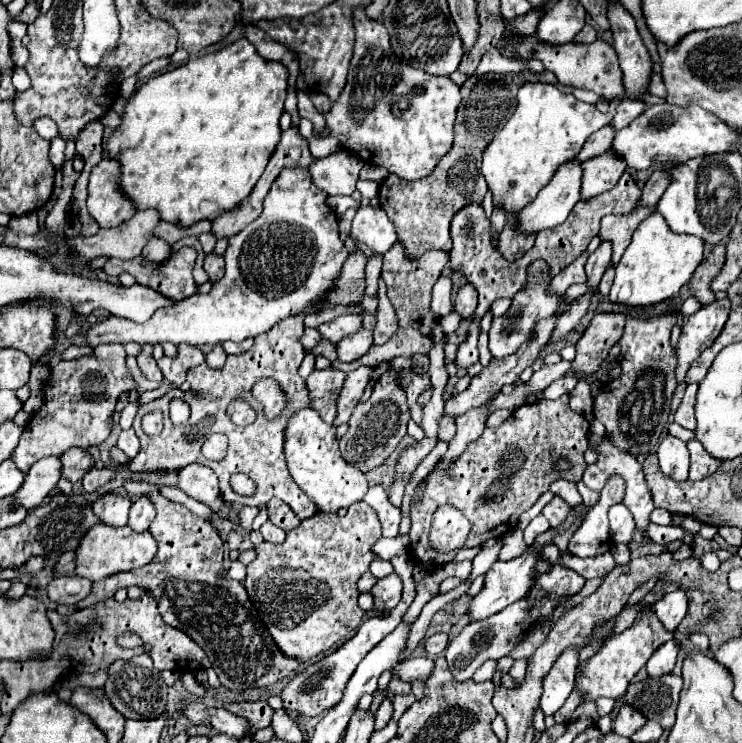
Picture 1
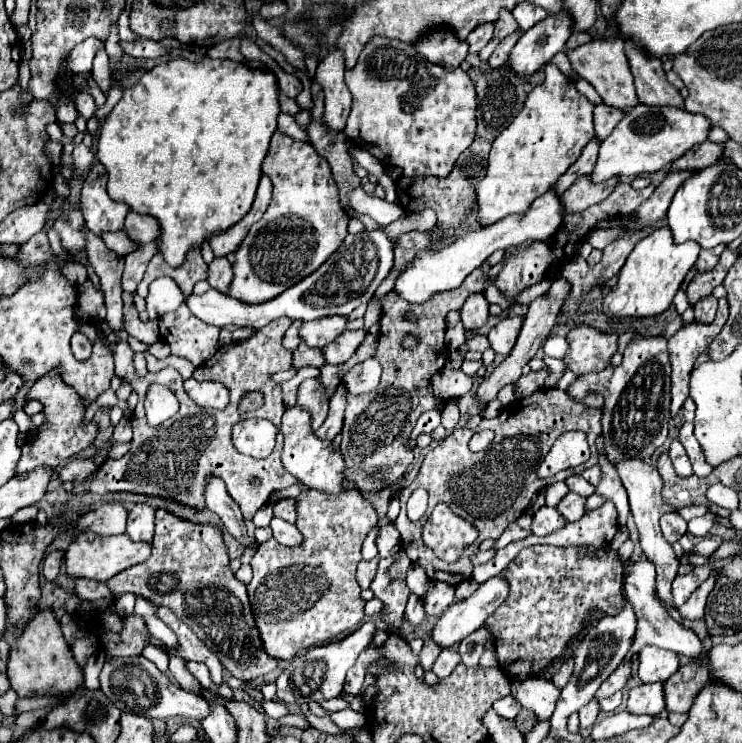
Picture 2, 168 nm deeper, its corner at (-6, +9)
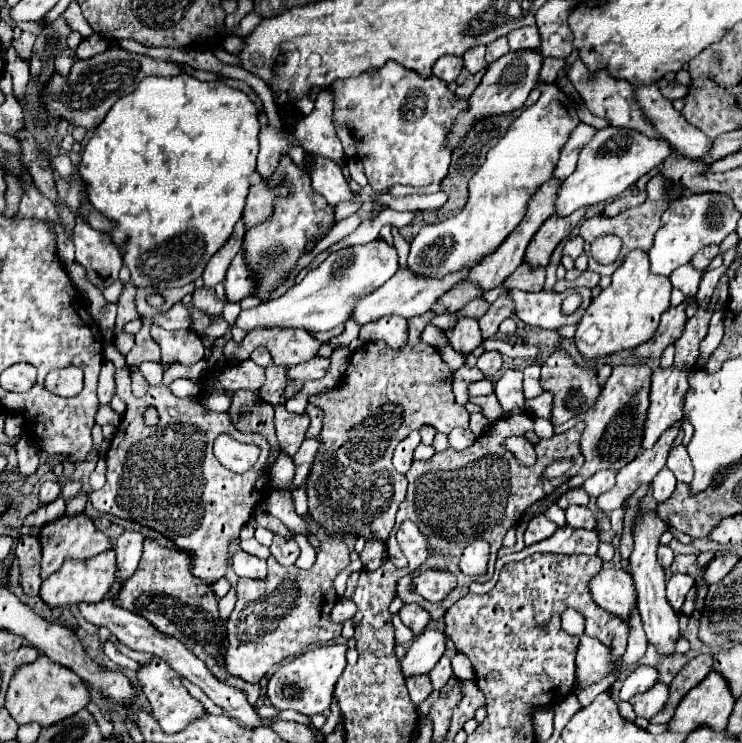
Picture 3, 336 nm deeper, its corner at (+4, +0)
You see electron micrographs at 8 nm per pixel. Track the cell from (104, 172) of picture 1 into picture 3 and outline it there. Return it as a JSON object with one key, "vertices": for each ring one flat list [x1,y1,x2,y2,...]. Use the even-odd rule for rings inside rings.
{"vertices":[[80,216,74,226,74,244,76,244,76,262,84,266,86,278,98,288,104,290,118,280,122,268,120,250,112,244,110,236,90,228]]}

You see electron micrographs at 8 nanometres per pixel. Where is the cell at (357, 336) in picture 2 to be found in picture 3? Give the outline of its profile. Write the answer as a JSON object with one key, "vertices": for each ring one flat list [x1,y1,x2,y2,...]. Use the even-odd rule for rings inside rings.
{"vertices":[[314,356,312,360,308,360,308,362,304,362,304,364,296,364,296,366,288,368,286,374,288,374,290,380,300,380,300,382,304,382,304,380,314,380,314,378,322,378,322,376,326,374,328,364,330,364,328,358,318,358,318,356]]}

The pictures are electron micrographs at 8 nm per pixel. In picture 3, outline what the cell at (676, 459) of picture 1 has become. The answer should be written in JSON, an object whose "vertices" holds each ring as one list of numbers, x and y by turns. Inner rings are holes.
{"vertices":[[662,468,652,480,652,496,656,502,666,502,672,496,674,488,676,488,676,478,672,476,672,472,668,472,668,468]]}

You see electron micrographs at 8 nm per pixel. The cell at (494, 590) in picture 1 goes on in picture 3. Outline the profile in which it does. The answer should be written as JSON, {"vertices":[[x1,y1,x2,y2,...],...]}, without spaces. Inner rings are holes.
{"vertices":[[426,628,420,636,416,636,406,656,400,660,400,670,404,678,430,674,430,670,444,654,444,642,446,642,444,632,434,628]]}

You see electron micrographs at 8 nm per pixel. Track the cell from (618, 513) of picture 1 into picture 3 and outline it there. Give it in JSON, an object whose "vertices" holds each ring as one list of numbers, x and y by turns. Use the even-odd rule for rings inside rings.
{"vertices":[[600,470,600,472,596,472,592,478,588,478,586,482,584,482,584,490,590,494,590,496,594,496,594,494,604,494,604,492,608,492,614,484,616,484,616,472,614,470]]}

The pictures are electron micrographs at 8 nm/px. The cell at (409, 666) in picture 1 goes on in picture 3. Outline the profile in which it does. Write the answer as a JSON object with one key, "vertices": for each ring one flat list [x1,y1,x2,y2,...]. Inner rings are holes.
{"vertices":[[442,656,440,662,432,668,432,672,428,674,430,680,432,680,432,686,434,690,440,690,446,686,446,682,452,678,452,666,450,666,450,658,448,656]]}

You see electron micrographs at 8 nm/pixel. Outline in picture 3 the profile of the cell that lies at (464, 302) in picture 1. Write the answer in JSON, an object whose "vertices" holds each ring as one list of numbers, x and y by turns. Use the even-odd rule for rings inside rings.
{"vertices":[[474,318,458,320,458,324,454,326,454,330,450,334,450,346,456,352,460,352,462,356,468,356,480,344,482,344,482,336,480,336,478,322]]}

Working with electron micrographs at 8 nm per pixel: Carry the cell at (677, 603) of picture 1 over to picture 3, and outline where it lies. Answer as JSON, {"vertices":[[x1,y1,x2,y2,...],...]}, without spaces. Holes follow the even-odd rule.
{"vertices":[[674,574,668,580,666,592,668,592,668,602,672,604,674,610,680,610,680,604,684,604,684,596,692,588,692,584,694,584,694,578,688,574]]}

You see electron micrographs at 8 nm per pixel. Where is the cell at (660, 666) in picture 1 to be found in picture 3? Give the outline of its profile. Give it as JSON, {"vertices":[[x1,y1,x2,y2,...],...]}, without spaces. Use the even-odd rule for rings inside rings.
{"vertices":[[638,666,622,684,620,700,630,700,636,694,646,692,652,684,658,682,658,672,652,666]]}

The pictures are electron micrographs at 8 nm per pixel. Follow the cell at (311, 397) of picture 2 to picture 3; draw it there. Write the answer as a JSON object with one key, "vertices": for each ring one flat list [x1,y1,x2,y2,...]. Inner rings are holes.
{"vertices":[[284,406,274,408,274,426,276,426,276,438,280,442,280,450,286,456,294,456,296,450,300,448,300,444,304,442,304,432,308,430,310,418,286,412]]}

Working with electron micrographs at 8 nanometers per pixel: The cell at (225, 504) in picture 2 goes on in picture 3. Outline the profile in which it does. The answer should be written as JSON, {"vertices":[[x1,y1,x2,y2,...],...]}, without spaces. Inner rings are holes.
{"vertices":[[238,550,232,556,232,568,238,576,246,576,246,578,256,578,262,580,266,578,266,560,260,560,256,556,246,554,244,550]]}

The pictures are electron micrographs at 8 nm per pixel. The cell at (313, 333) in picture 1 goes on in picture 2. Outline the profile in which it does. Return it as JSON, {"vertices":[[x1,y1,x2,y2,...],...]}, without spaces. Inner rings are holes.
{"vertices":[[294,321,294,323,290,325,290,329,286,331,286,335,284,335,284,347,286,347,286,349,294,351,294,349,298,347,298,343,302,341,302,337,300,337,300,327,302,327,302,323,304,323,304,321]]}

